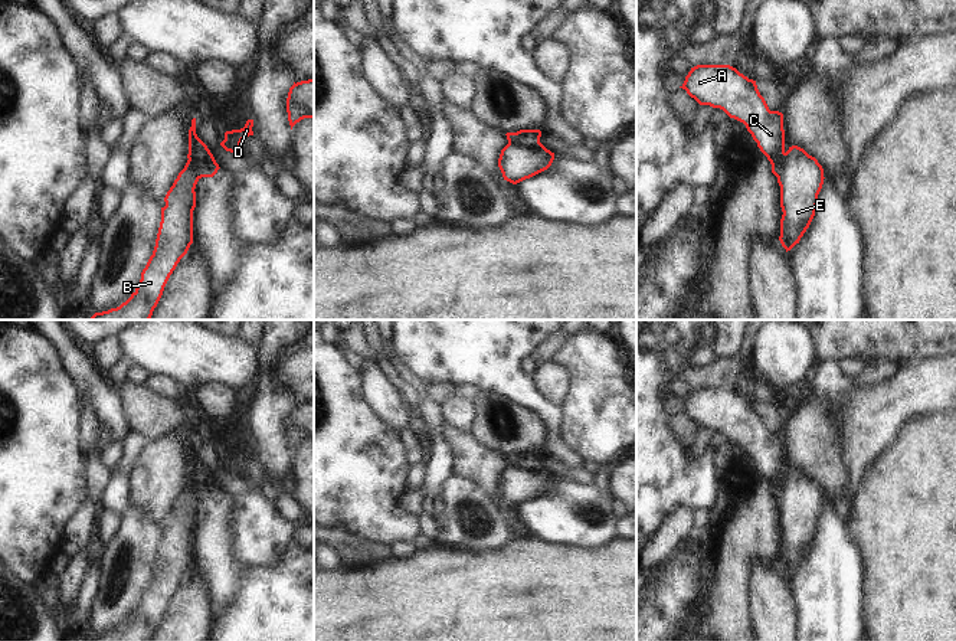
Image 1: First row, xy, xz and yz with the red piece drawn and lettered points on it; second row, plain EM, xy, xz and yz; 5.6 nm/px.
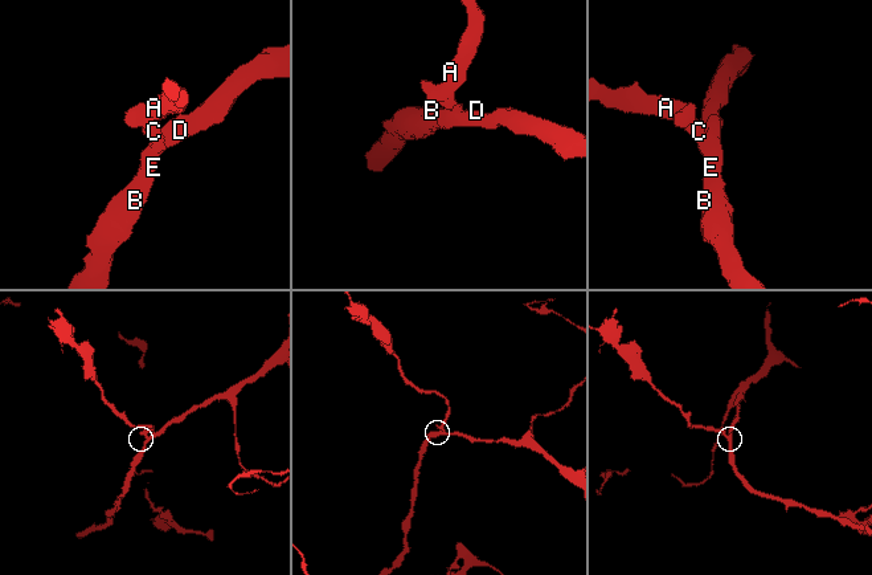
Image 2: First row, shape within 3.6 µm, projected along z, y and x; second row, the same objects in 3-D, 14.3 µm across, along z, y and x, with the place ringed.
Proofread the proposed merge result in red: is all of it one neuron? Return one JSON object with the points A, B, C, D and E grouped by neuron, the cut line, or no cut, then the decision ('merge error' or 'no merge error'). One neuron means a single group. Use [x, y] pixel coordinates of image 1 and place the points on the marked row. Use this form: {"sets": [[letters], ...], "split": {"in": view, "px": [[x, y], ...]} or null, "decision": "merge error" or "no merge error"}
{"sets": [["A", "C"], ["B", "D", "E"]], "split": {"in": "xz", "px": [[508, 141], [529, 147], [540, 144]]}, "decision": "merge error"}

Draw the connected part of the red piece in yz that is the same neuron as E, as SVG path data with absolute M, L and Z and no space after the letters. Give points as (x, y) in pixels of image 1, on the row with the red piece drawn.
M798 145L789 147L782 163L780 186L780 236L782 246L790 251L809 228L824 184L824 169L818 160Z

